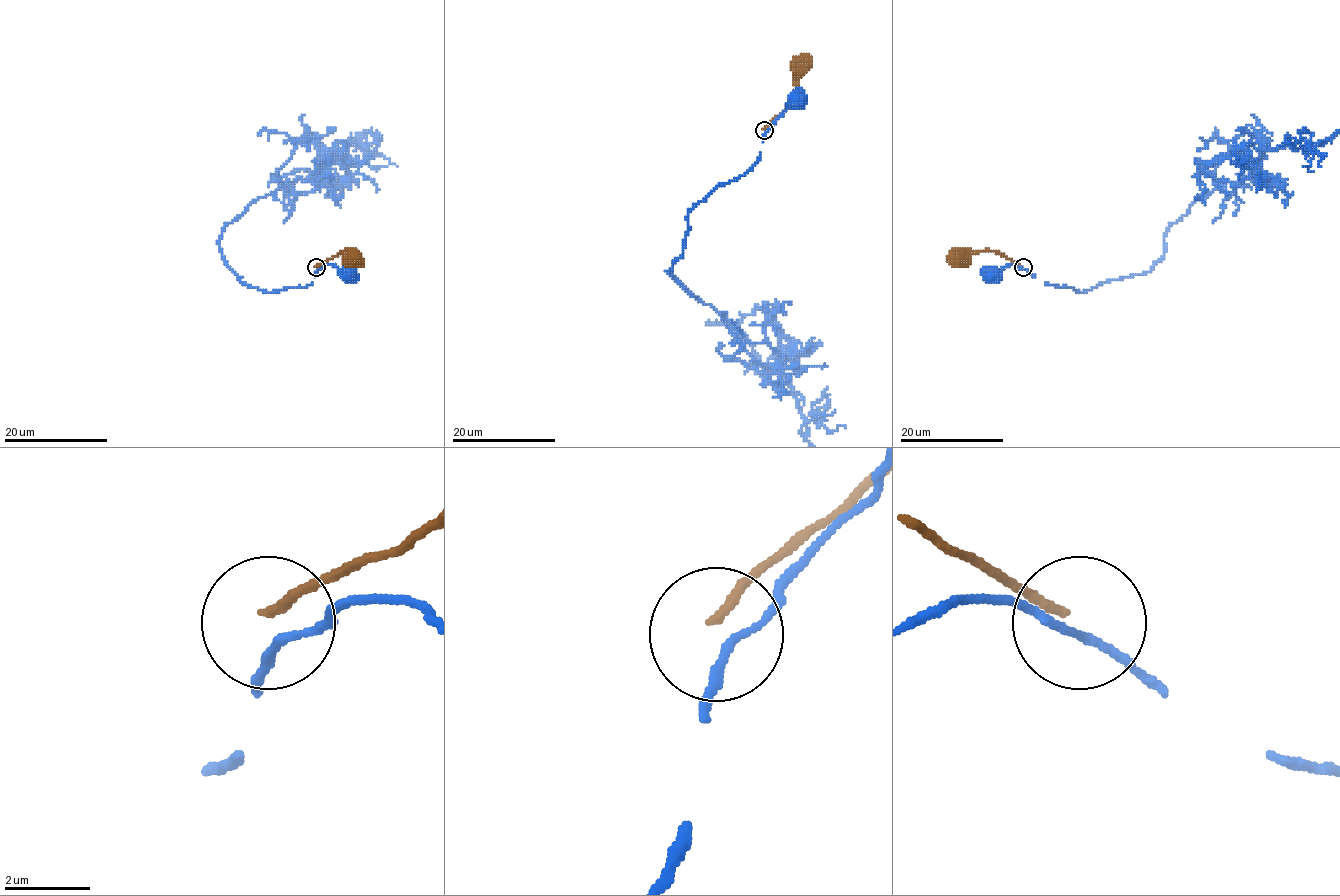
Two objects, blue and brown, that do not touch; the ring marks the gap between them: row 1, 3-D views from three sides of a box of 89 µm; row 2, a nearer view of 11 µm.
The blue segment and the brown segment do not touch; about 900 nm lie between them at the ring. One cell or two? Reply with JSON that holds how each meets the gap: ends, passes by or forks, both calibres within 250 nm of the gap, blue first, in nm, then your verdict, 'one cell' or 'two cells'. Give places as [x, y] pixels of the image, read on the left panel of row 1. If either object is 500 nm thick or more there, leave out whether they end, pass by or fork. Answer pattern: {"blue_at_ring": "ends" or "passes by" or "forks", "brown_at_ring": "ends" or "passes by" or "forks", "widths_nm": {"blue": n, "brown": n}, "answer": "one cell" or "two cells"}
{"blue_at_ring": "passes by", "brown_at_ring": "ends", "widths_nm": {"blue": 180, "brown": 200}, "answer": "two cells"}

